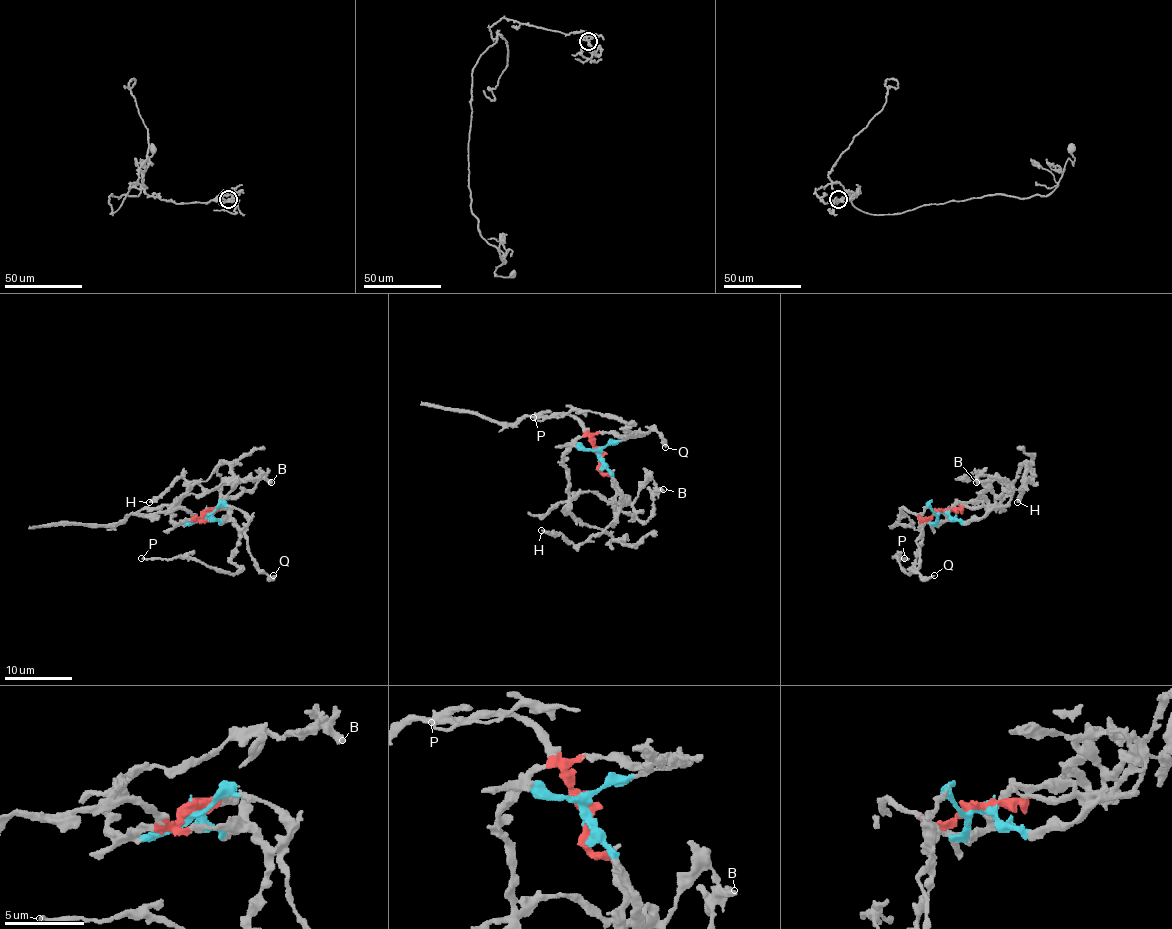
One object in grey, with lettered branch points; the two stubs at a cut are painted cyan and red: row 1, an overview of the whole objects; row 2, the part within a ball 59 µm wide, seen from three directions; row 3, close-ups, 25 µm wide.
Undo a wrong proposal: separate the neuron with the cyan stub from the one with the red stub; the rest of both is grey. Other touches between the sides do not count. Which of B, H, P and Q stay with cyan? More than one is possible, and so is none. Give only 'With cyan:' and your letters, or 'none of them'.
With cyan: H, Q

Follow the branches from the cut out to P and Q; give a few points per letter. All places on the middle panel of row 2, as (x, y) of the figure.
P: (599, 454), (595, 434), (631, 434), (624, 429), (629, 424), (626, 420), (578, 410), (541, 420), (534, 417)
Q: (599, 454), (612, 442), (626, 441), (639, 431), (655, 431), (665, 448)

